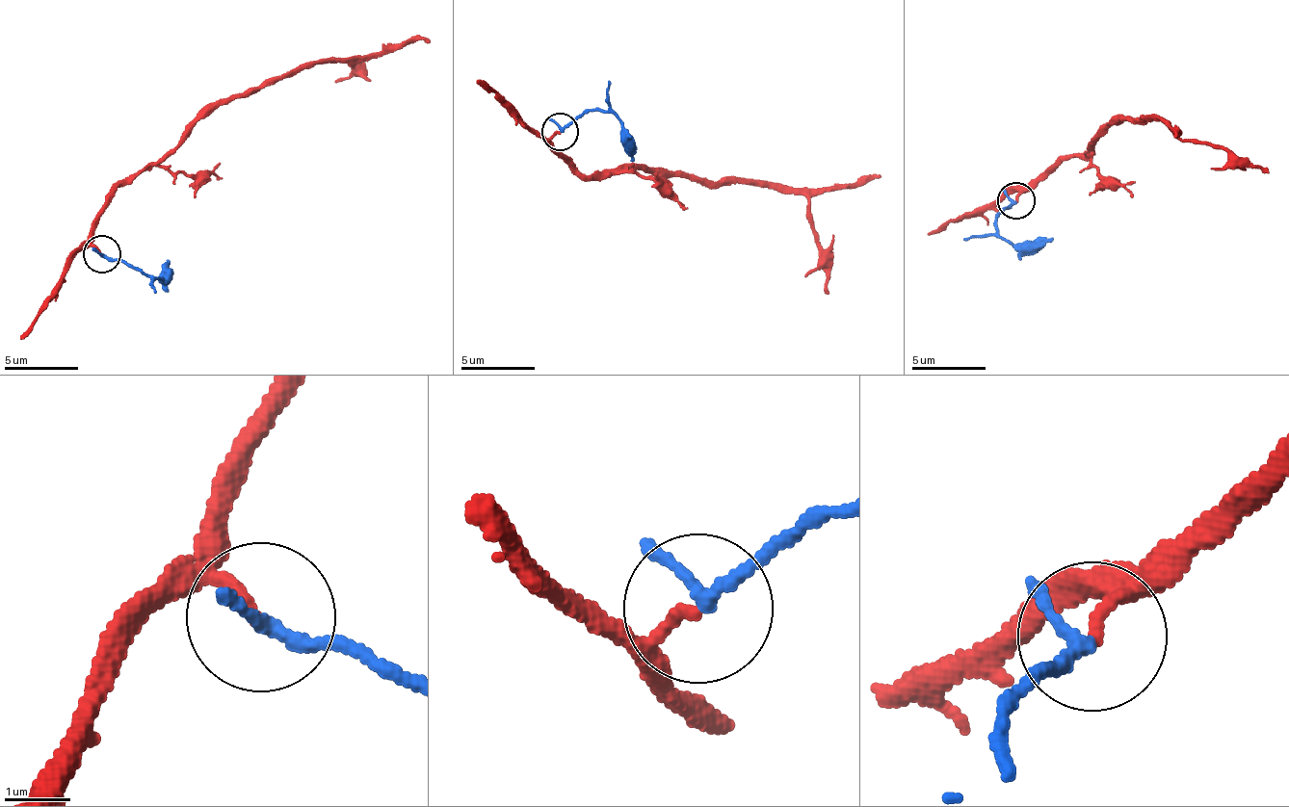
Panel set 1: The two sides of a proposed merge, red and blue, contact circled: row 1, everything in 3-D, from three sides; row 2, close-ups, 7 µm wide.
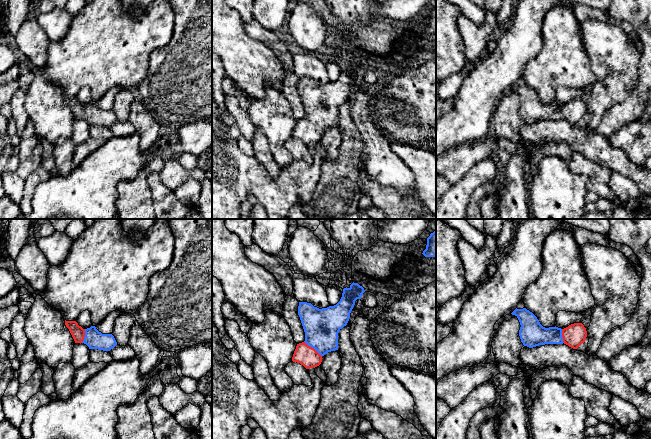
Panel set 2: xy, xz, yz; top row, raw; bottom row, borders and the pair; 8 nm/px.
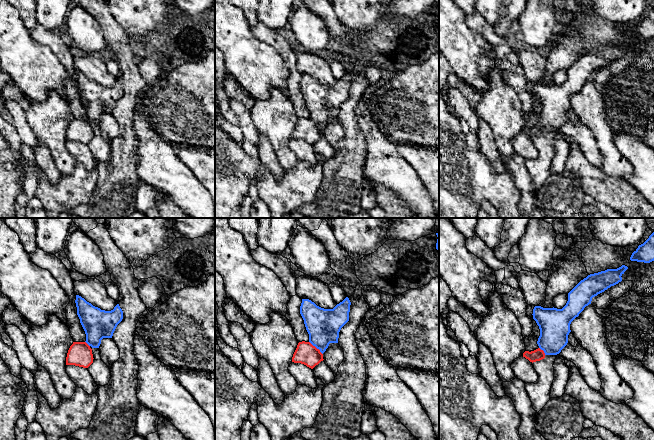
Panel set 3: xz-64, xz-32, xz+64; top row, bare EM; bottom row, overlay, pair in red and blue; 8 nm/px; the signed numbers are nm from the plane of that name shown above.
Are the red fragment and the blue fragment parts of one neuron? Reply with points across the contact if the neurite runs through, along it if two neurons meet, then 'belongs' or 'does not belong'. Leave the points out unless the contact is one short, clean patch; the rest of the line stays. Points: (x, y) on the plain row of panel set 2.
across xz (307, 132), (313, 124), (321, 113), (321, 102) | belongs

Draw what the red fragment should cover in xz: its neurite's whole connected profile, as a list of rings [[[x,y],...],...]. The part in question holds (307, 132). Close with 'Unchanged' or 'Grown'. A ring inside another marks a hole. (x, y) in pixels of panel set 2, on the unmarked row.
[[[358,59],[344,64],[340,77],[327,84],[319,85],[311,79],[299,78],[300,93],[305,117],[297,120],[292,137],[306,145],[317,143],[328,128],[338,126],[338,109],[347,101],[357,75],[365,68]]]. Grown

